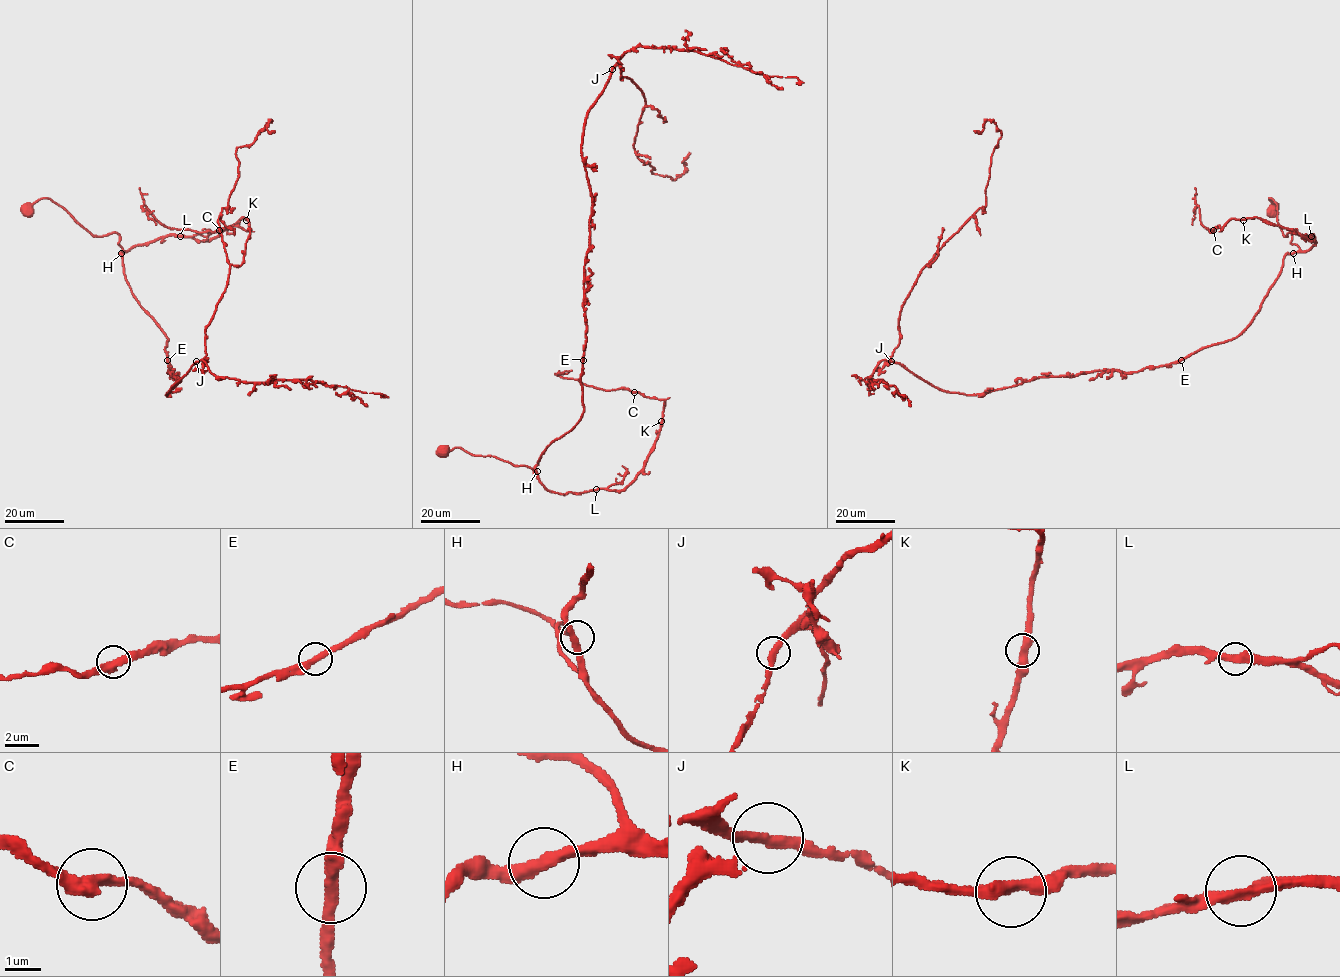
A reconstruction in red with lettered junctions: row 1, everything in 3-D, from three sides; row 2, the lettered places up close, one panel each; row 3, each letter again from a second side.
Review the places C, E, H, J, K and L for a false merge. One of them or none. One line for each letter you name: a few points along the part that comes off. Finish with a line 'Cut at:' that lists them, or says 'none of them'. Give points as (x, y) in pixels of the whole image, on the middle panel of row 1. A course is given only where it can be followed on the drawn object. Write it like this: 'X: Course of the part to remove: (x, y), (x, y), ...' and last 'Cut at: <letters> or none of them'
Cut at: none of them

